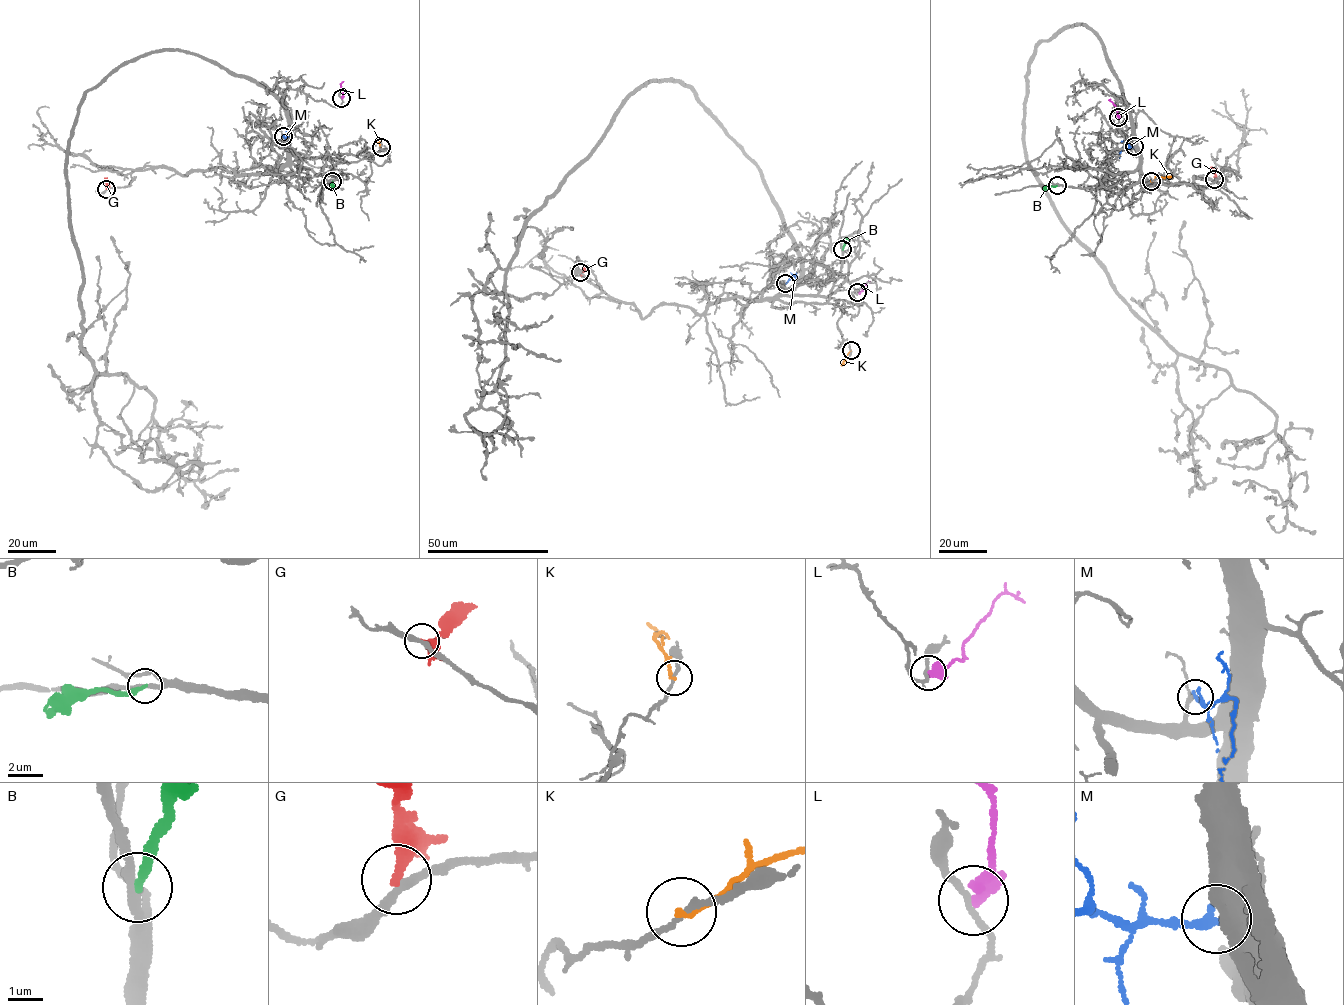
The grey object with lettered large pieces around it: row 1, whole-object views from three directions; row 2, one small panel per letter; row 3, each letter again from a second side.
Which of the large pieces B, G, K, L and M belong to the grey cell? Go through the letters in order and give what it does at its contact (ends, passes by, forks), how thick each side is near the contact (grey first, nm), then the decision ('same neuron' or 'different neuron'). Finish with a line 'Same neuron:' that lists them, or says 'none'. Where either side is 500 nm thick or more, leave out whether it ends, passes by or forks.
B: it ends | 240/240 nm | different neuron
G: it ends | 240/320 nm | different neuron
K: it ends | 150/170 nm | different neuron
L: 170/500 nm | different neuron
M: it ends | 150/280 nm | same neuron
Same neuron: M

